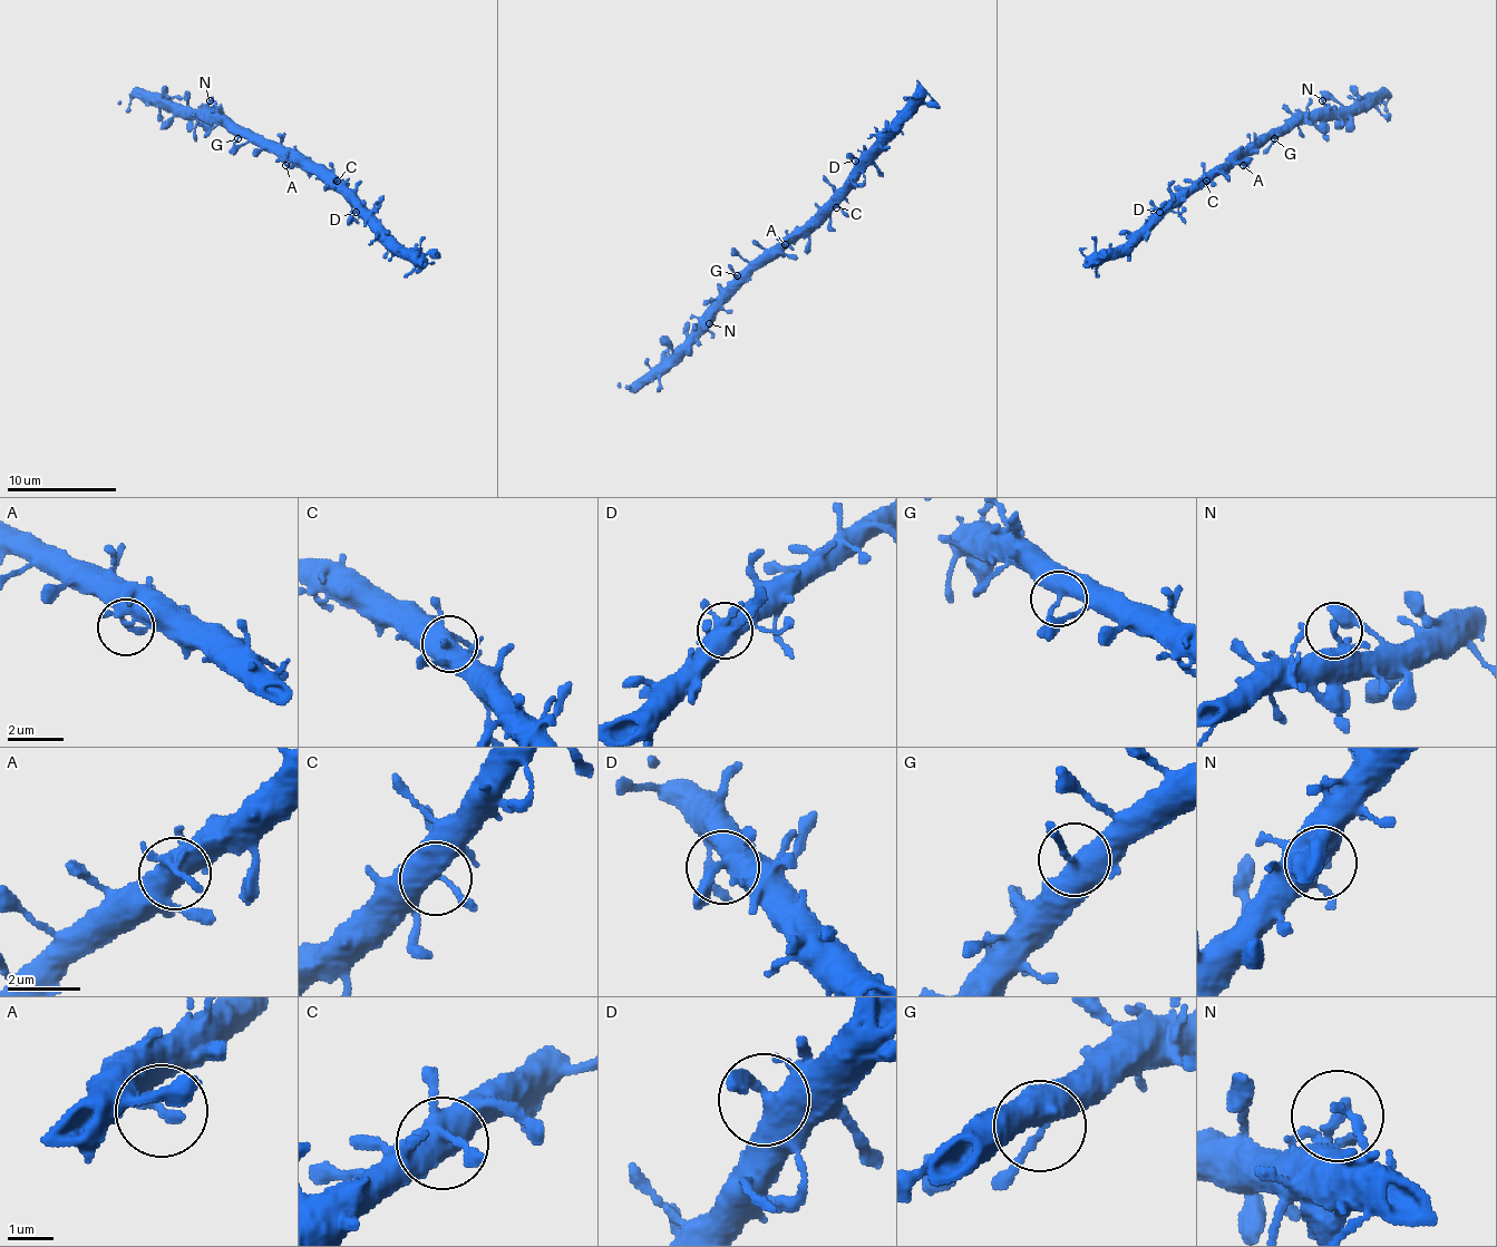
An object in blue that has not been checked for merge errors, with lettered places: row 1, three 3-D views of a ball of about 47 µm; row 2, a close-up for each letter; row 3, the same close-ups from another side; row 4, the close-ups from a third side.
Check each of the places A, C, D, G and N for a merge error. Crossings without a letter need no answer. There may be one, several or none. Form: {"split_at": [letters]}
{"split_at": []}

